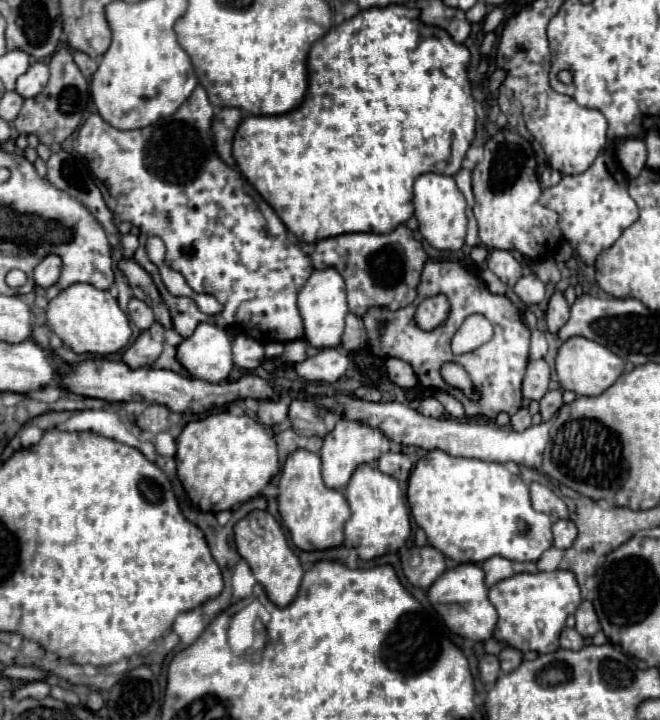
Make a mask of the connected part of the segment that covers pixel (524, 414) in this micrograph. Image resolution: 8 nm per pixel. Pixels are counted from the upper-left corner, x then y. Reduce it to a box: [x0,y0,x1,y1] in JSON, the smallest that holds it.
[511,407,531,431]

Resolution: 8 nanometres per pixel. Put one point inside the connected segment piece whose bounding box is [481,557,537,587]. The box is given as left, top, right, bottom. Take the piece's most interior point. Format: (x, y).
(497, 568)

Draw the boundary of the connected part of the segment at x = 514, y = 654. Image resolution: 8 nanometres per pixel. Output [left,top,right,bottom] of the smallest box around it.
[497,647,521,673]

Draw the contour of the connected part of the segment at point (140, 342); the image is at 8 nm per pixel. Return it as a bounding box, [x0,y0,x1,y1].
[123,323,163,367]

